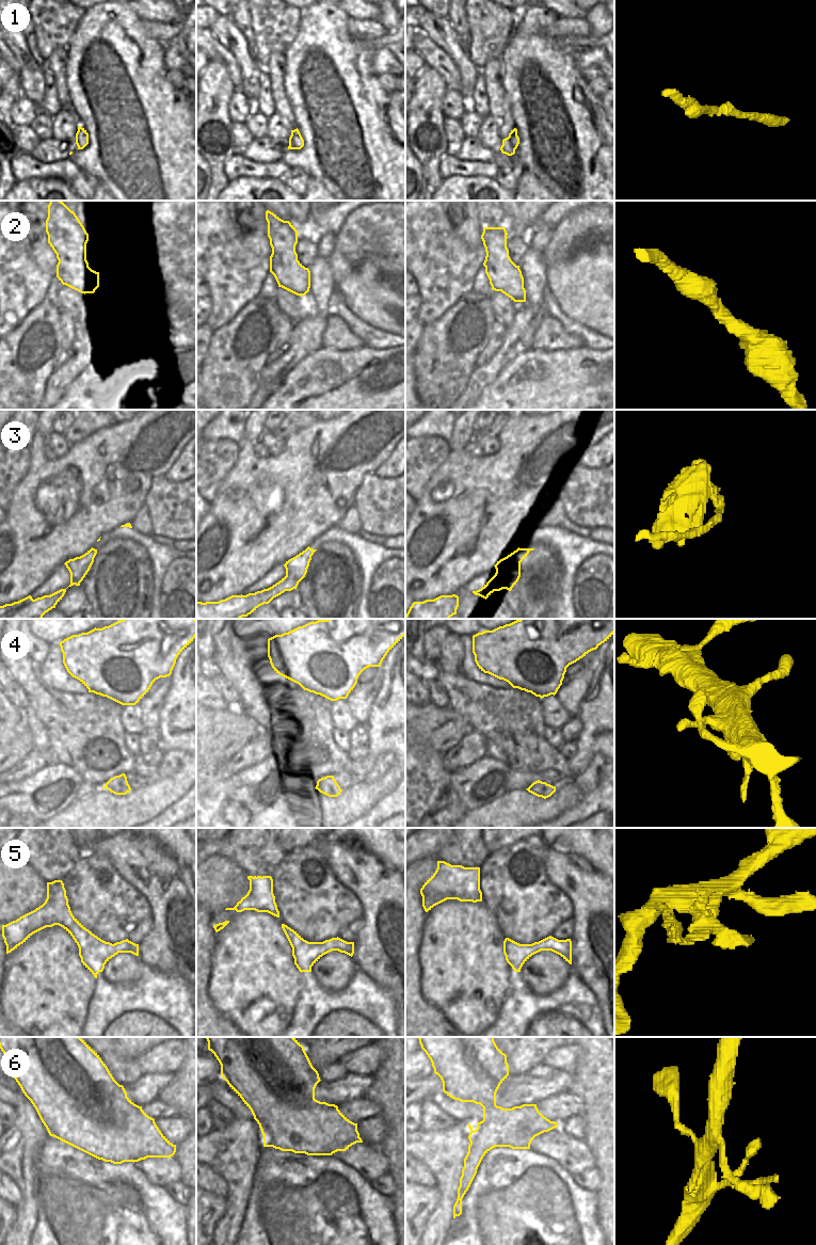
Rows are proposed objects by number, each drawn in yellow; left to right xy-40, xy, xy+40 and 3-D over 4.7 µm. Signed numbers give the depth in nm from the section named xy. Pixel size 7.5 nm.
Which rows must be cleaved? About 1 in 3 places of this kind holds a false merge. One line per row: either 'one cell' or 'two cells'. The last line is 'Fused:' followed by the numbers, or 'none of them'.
1: one cell
2: one cell
3: two cells
4: two cells
5: two cells
6: one cell
Fused: 3, 4, 5

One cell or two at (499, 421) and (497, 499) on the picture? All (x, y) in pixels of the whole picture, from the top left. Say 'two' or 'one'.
two

